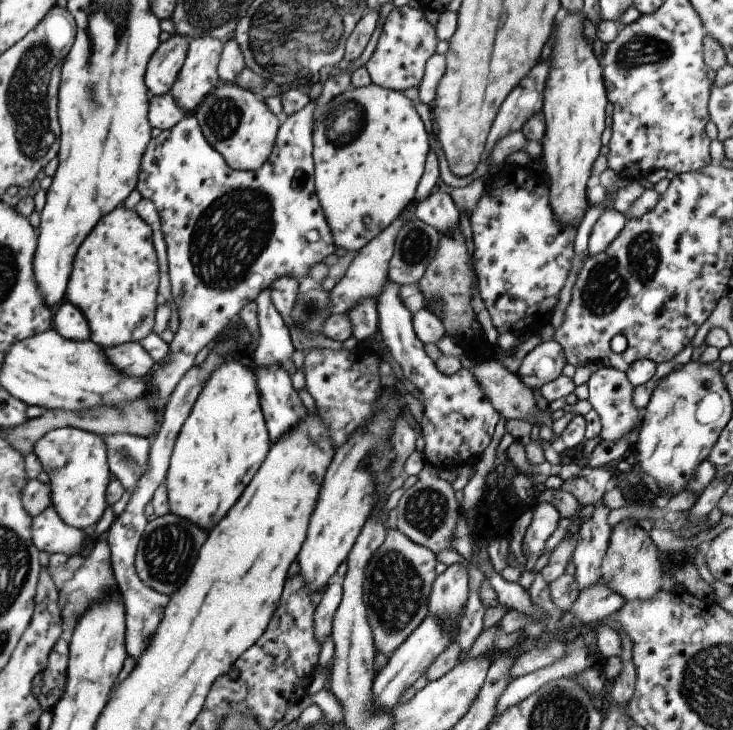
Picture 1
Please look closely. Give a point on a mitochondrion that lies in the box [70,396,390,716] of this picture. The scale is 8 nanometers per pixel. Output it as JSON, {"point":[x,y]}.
{"point":[168,550]}

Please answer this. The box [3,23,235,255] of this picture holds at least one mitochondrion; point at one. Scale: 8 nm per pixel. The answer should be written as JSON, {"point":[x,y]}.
{"point":[91,96]}

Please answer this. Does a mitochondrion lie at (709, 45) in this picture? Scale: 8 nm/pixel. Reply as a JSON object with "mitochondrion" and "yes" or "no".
{"mitochondrion":"no"}

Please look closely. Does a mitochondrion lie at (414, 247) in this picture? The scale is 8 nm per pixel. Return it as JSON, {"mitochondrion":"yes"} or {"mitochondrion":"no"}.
{"mitochondrion":"yes"}

